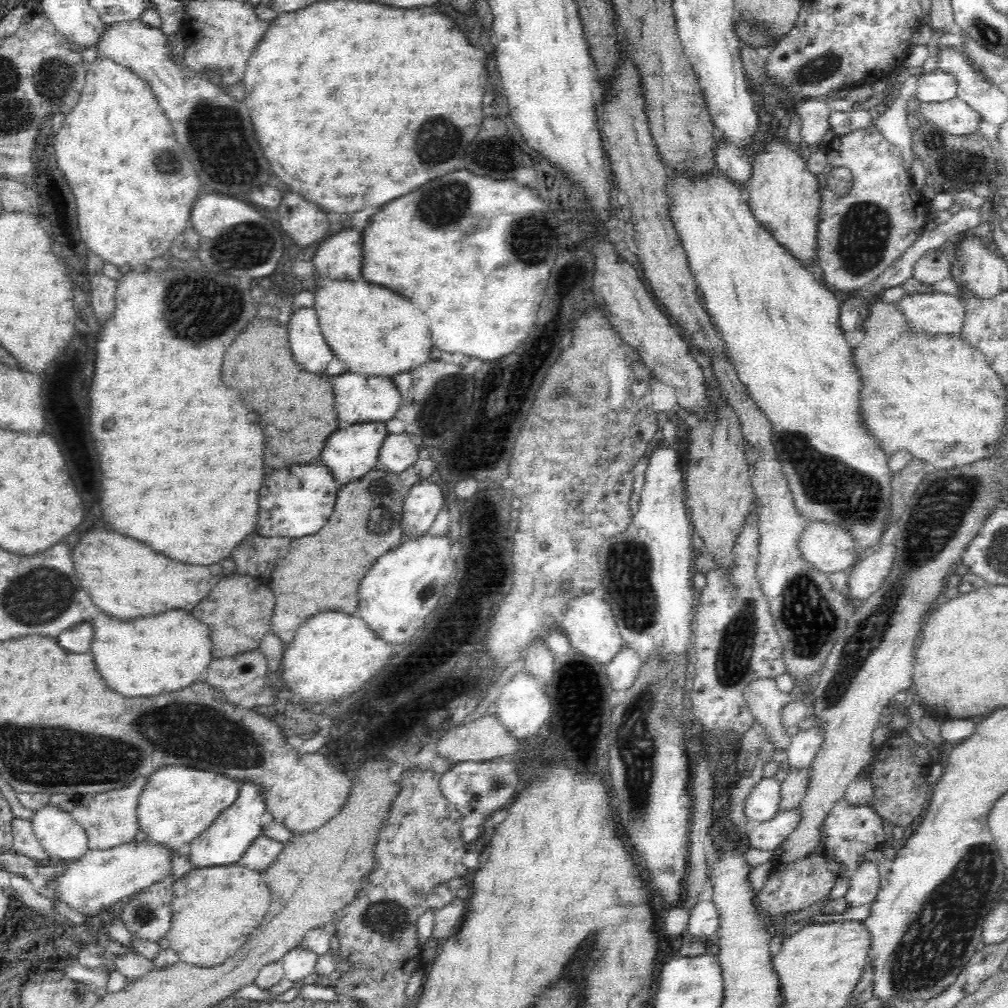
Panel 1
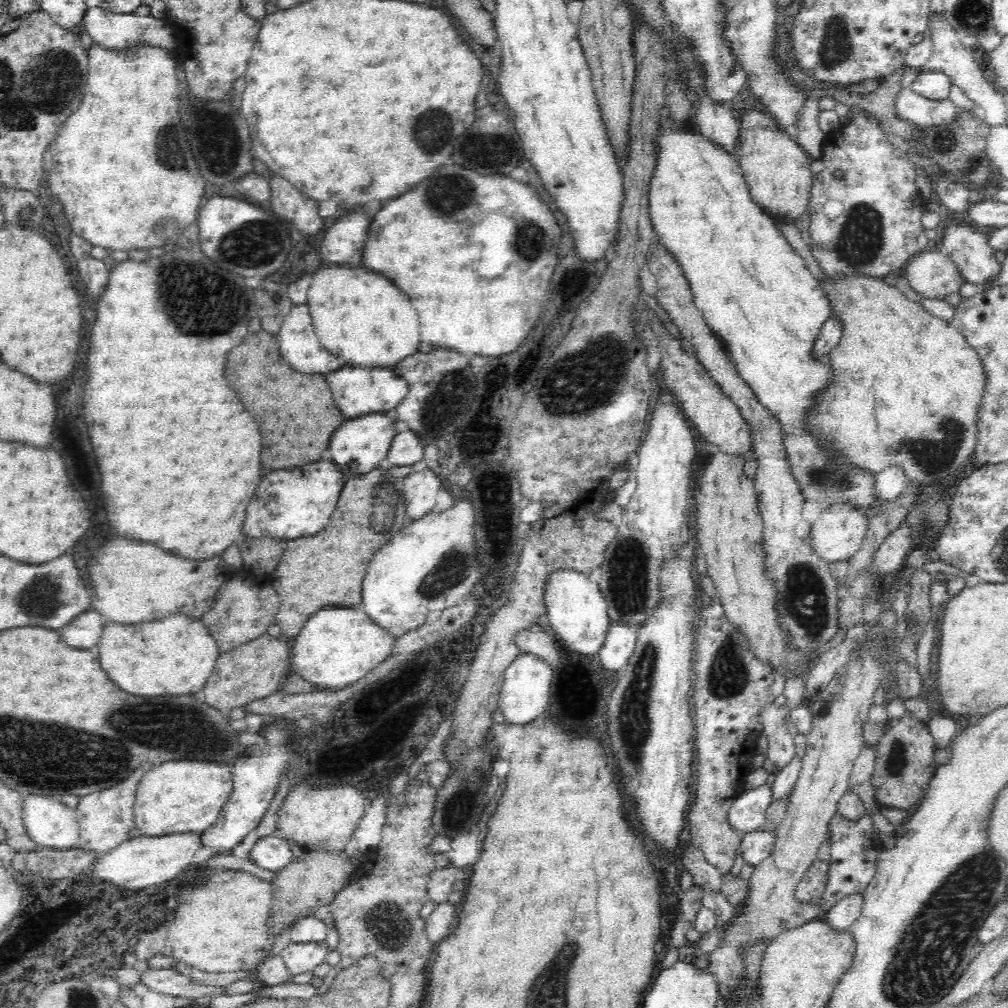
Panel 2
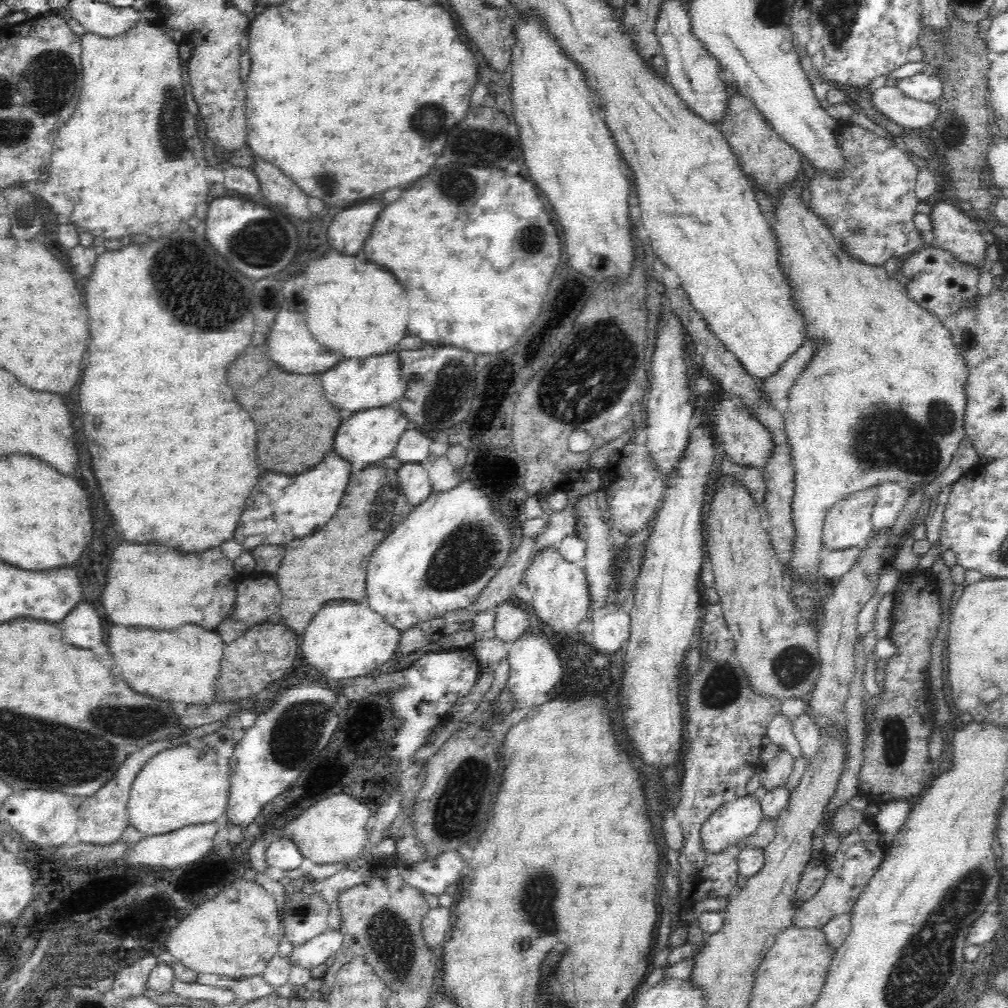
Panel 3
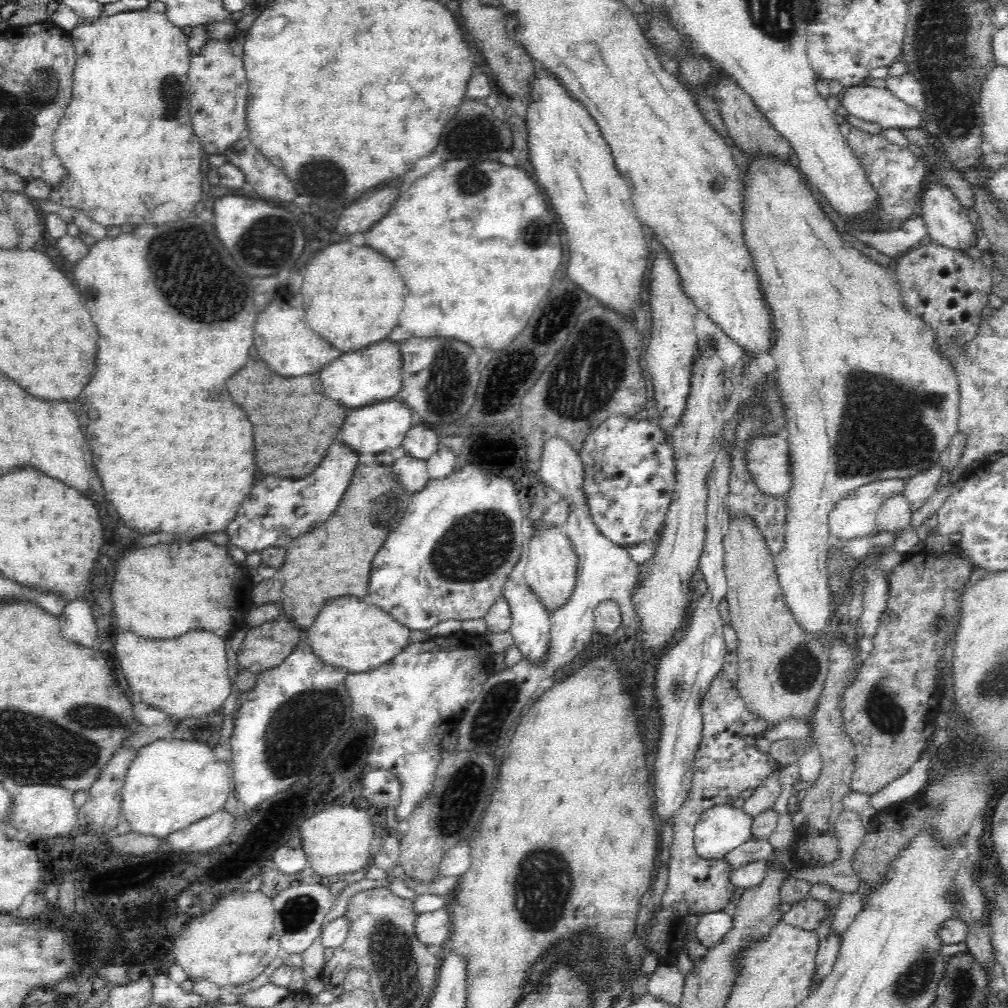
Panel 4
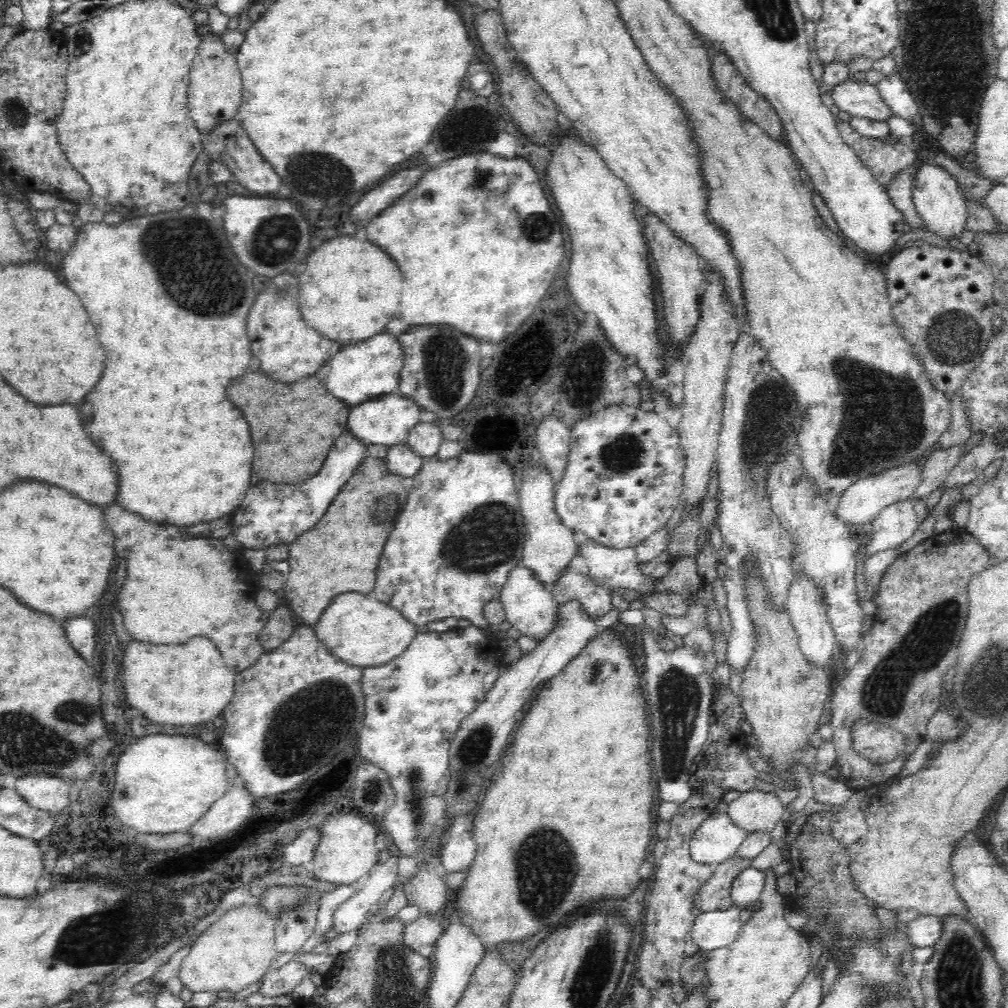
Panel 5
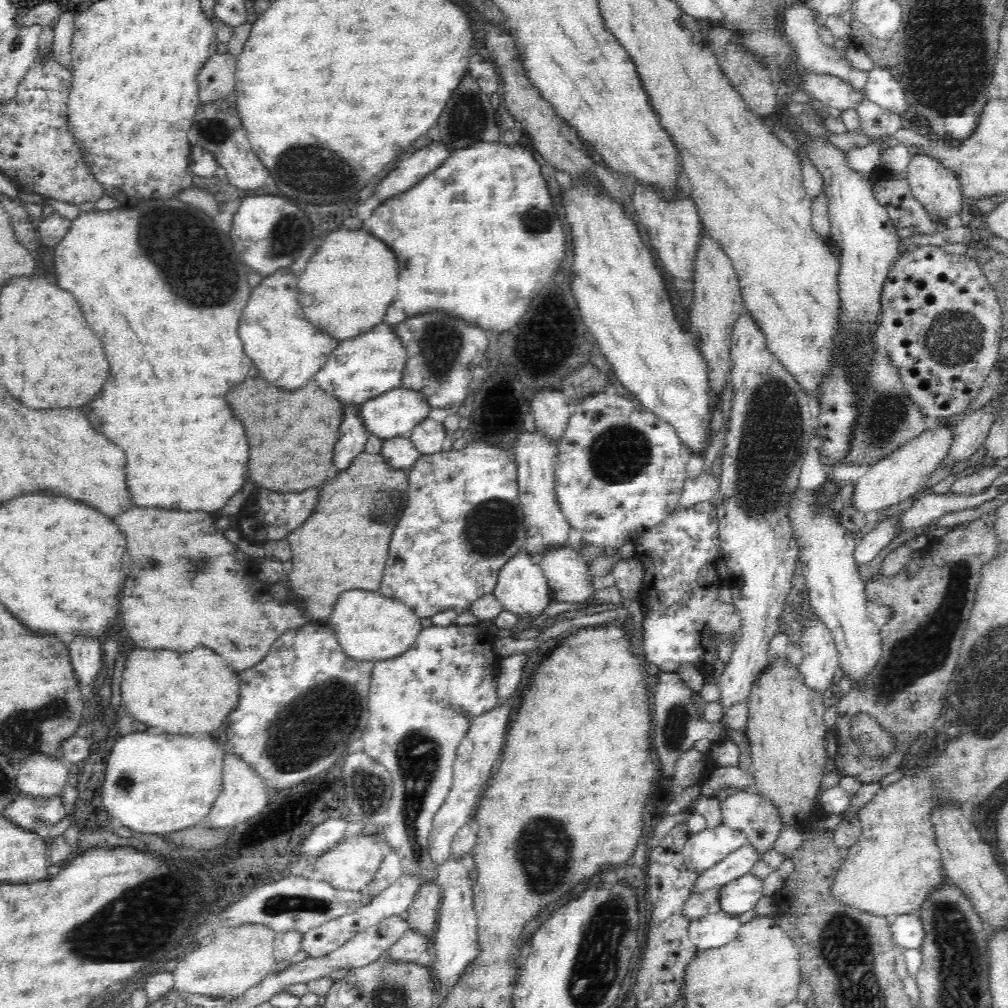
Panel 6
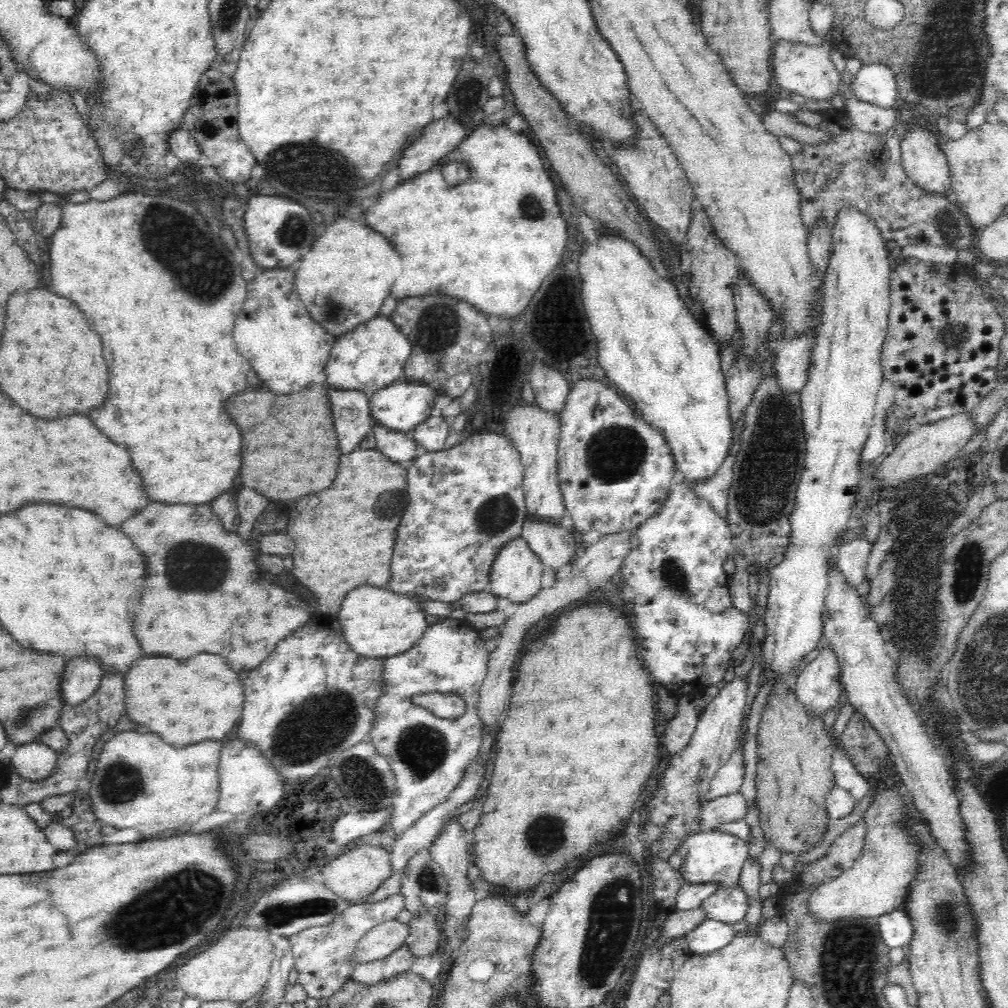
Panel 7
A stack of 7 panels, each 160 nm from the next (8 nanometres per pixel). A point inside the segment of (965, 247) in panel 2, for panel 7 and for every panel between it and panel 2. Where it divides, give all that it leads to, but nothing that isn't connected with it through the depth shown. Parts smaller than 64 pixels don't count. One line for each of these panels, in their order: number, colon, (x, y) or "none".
3: (954, 231)
4: (947, 221)
5: (941, 206)
6: (937, 189)
7: (925, 165)

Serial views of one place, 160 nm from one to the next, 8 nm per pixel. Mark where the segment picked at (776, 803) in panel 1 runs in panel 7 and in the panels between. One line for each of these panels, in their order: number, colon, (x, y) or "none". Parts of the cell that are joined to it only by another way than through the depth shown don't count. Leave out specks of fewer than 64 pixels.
2: (748, 811)
3: (735, 820)
4: (720, 829)
5: (717, 838)
6: (704, 849)
7: (709, 855)

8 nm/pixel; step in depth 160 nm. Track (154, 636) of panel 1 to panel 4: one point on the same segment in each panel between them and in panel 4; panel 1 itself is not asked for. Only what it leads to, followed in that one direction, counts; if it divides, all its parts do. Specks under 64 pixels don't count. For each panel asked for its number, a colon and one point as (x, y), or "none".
2: (176, 654)
3: (181, 665)
4: (187, 676)

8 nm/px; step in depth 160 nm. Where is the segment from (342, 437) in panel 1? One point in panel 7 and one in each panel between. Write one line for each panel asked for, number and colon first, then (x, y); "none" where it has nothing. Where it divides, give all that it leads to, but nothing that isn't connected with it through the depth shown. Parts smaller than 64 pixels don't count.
2: (357, 447)
3: (372, 435)
4: (381, 427)
5: (386, 421)
6: (395, 413)
7: (402, 406)

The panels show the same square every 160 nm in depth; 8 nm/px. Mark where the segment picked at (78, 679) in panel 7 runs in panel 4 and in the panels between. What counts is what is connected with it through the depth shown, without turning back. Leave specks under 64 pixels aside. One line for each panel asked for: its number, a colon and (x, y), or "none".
4: (77, 623)
5: (80, 630)
6: (87, 654)

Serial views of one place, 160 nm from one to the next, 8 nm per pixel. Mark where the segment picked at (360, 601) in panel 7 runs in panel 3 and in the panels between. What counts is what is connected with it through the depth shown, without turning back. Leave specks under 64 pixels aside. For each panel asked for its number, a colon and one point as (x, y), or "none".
3: (347, 641)
4: (347, 634)
5: (360, 631)
6: (369, 628)

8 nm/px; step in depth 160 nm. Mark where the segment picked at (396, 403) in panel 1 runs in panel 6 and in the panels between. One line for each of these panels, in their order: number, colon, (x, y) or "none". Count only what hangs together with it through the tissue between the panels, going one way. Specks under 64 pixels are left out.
2: (358, 391)
3: (355, 384)
4: (356, 379)
5: (361, 372)
6: (362, 368)

